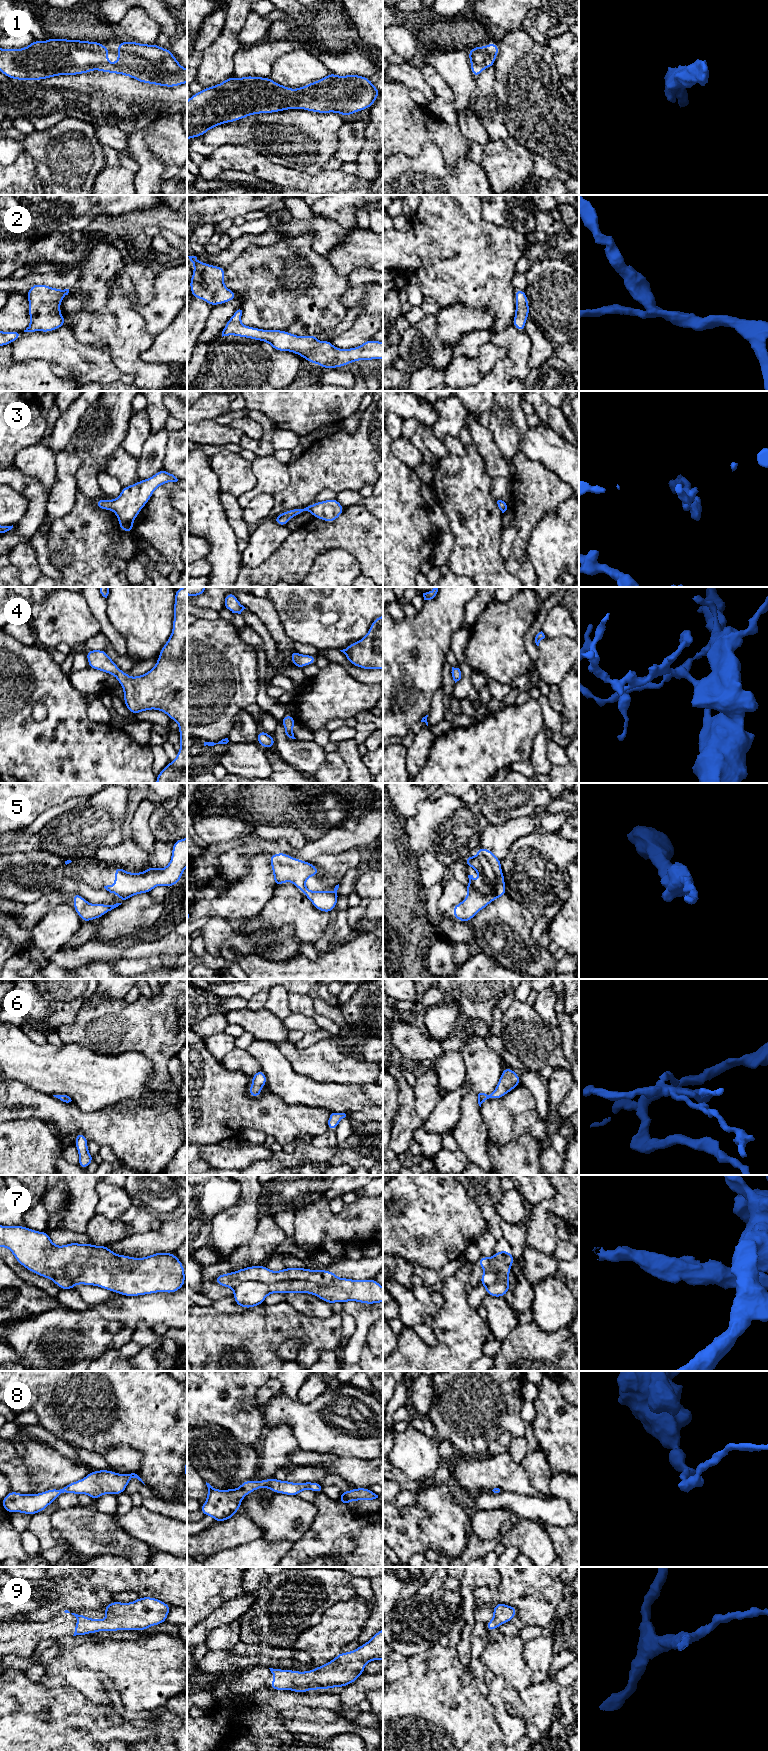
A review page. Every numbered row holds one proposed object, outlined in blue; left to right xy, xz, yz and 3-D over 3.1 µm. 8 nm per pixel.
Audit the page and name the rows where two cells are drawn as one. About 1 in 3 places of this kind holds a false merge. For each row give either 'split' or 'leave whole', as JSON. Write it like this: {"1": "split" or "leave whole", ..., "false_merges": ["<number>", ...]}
{"1": "leave whole", "2": "leave whole", "3": "leave whole", "4": "leave whole", "5": "leave whole", "6": "leave whole", "7": "split", "8": "leave whole", "9": "leave whole", "false_merges": ["7"]}

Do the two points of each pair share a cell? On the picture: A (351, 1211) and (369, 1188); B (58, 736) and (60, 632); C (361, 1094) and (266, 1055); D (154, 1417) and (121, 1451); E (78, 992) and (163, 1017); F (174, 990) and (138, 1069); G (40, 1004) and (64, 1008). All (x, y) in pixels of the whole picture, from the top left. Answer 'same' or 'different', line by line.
A: different
B: different
C: same
D: different
E: different
F: different
G: different

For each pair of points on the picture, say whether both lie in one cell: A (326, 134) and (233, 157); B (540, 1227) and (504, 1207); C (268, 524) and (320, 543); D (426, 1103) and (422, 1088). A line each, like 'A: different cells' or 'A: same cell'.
A: different cells
B: different cells
C: different cells
D: same cell

